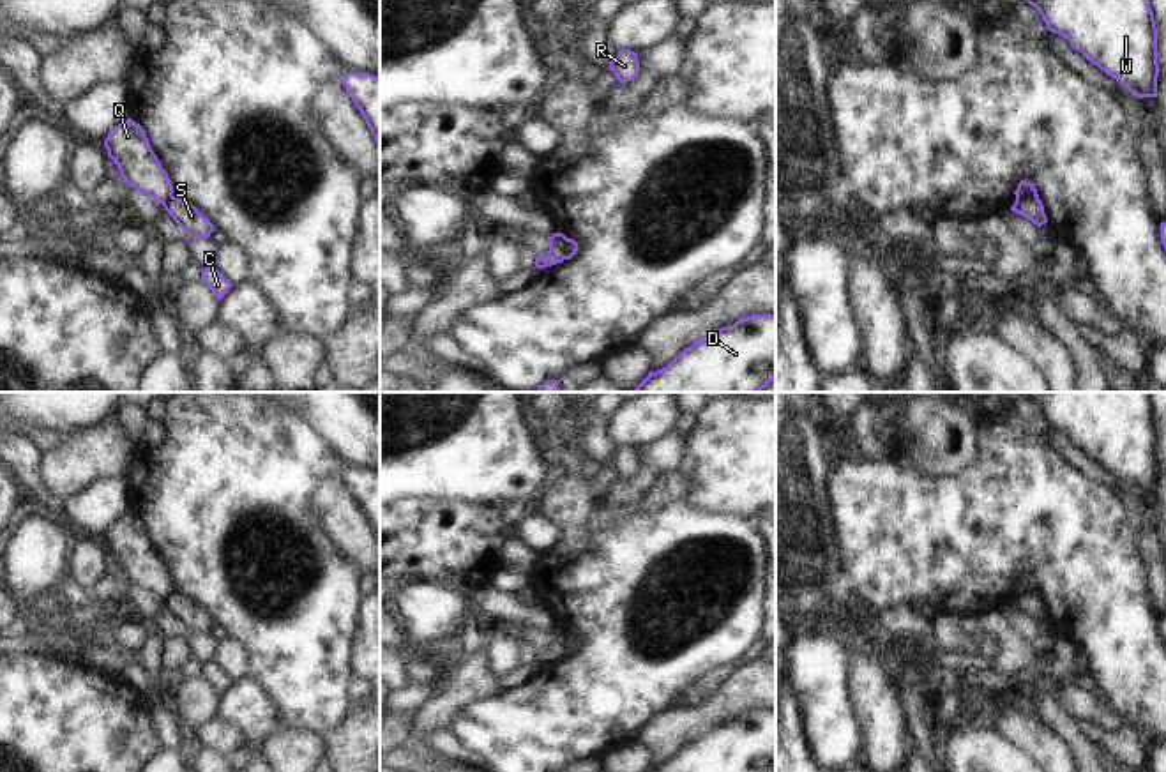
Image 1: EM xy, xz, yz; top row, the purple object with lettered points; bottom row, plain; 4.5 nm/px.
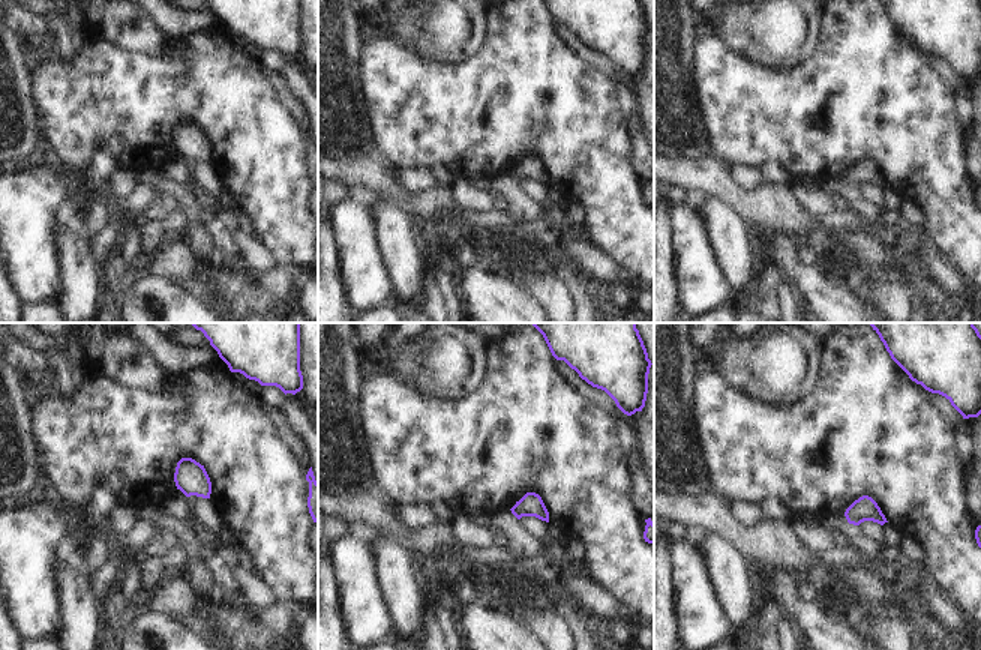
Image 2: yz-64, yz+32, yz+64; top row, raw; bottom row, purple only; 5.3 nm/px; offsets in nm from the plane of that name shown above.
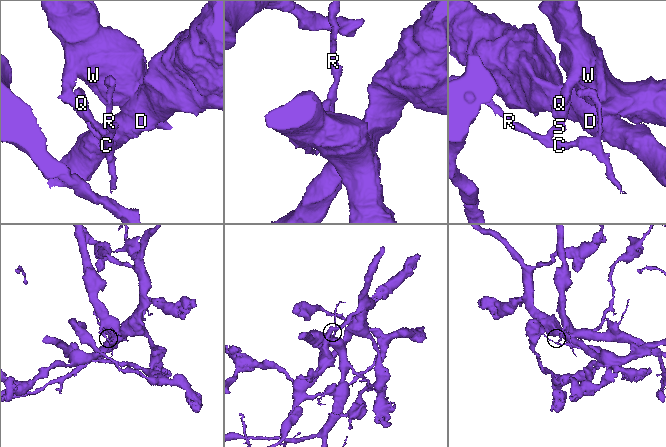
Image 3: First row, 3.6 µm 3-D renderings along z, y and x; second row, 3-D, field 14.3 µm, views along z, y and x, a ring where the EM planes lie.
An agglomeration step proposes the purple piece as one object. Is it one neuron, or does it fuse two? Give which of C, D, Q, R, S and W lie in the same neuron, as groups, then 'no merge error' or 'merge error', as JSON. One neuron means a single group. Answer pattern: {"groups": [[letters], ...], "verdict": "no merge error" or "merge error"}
{"groups": [["C", "R", "S"], ["D", "Q", "W"]], "verdict": "merge error"}

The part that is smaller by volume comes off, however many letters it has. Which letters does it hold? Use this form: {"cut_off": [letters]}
{"cut_off": ["C", "R", "S"]}

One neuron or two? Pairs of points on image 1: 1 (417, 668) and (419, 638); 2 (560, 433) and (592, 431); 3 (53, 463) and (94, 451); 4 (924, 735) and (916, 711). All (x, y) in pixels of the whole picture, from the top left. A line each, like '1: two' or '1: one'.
1: two
2: one
3: one
4: one

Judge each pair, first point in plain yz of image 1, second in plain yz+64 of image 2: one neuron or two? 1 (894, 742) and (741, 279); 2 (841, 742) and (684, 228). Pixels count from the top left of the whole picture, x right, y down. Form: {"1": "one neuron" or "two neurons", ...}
{"1": "one neuron", "2": "one neuron"}

